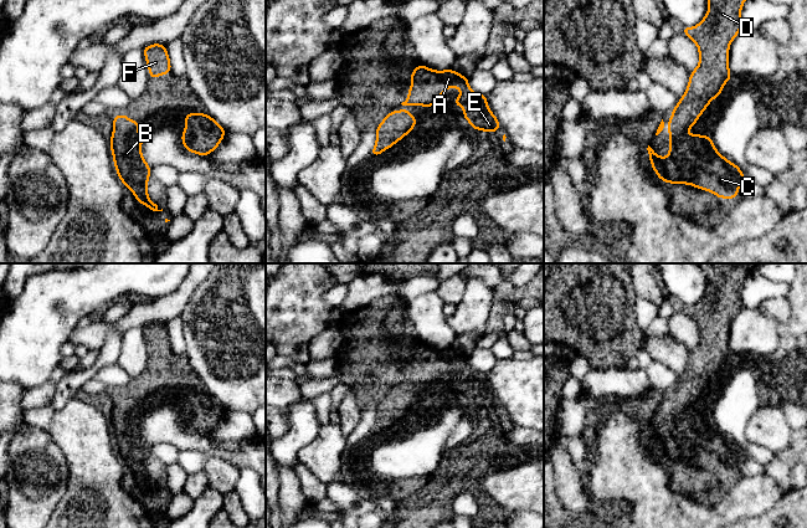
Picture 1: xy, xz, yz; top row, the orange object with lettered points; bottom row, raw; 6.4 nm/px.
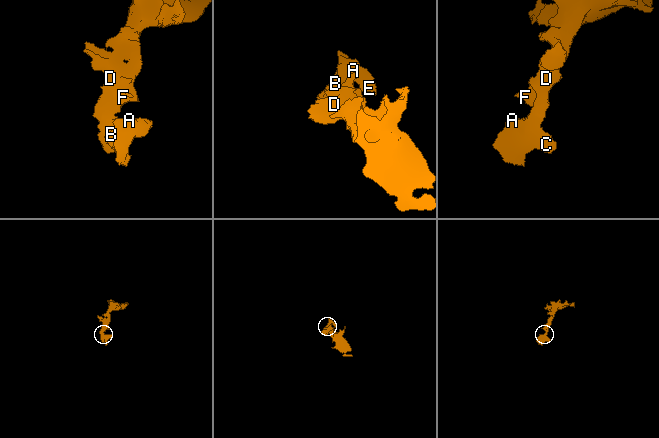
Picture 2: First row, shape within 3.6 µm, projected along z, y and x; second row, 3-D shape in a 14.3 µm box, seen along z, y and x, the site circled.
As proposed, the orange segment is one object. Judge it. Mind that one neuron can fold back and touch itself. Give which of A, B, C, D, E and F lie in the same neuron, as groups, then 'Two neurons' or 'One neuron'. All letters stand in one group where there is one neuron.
Groups: A B C D E F. One neuron

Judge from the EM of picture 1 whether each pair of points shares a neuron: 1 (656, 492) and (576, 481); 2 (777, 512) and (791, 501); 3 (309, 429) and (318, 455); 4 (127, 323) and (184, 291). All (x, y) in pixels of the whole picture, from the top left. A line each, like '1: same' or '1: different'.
1: different
2: same
3: different
4: same

